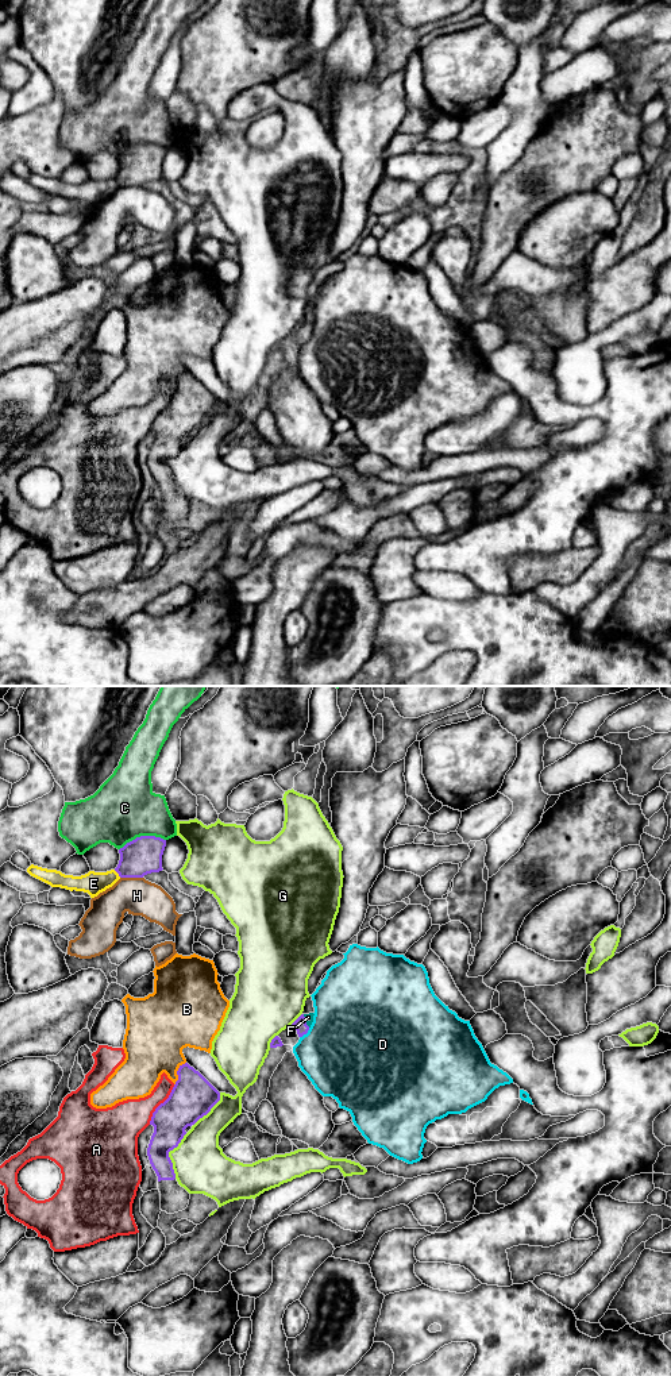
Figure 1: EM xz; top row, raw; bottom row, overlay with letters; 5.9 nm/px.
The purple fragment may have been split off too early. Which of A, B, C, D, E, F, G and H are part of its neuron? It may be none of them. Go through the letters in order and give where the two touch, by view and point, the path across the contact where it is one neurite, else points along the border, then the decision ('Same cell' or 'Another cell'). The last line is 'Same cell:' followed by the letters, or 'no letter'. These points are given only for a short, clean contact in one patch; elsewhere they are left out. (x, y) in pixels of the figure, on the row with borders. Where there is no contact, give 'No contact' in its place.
A: Touches purple at xz (159, 1105). Another cell
B: Touches purple at xz (177, 1074). Another cell
C: Touches purple at xz (142, 836). Another cell
D: Touches purple at xz (305, 1033). Another cell
E: Touches purple at xz (118, 872). Another cell
F: Touches purple at xz (304, 1021). Path across: xz (300, 1025), (304, 1021), (308, 1017). Same cell
G: Touches purple at xz (168, 1155). Another cell
H: Touches purple at xz (131, 877). Boundary: xz (120, 877), (142, 878). Another cell
Same cell: F

